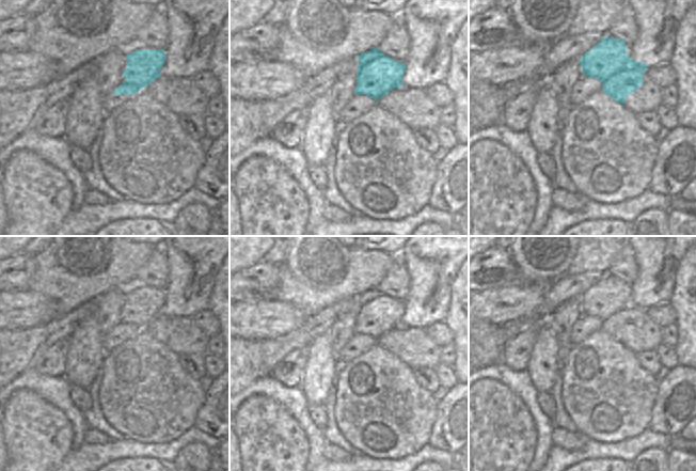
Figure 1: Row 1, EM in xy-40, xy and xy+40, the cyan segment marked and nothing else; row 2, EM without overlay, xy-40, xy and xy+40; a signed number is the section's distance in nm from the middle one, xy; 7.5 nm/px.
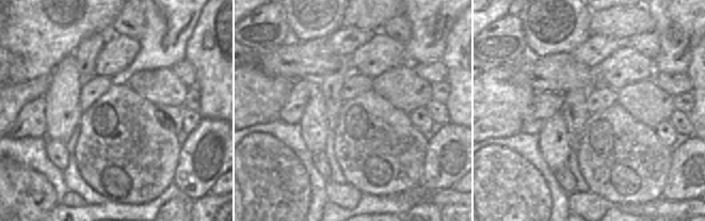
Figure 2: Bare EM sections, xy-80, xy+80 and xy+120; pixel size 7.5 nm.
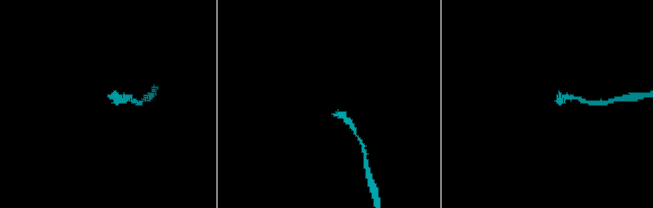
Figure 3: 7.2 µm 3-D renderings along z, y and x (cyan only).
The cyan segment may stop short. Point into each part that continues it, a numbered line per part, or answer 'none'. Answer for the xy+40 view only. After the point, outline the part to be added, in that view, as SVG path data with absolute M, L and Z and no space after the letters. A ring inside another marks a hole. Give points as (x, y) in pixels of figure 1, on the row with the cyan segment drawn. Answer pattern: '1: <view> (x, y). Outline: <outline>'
1: xy+40 (586, 85). Outline: M583 75L570 91L570 105L578 107L597 92L602 92L602 82L595 77Z

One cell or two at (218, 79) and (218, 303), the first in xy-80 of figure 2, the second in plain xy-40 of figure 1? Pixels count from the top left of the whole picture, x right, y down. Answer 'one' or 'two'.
one

